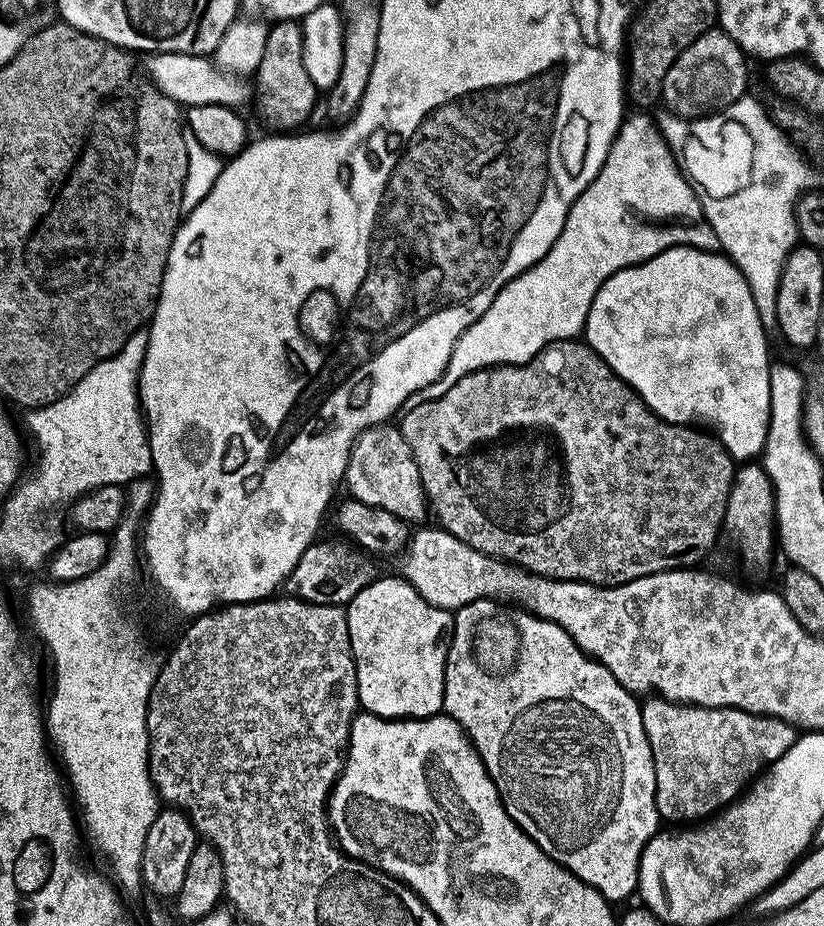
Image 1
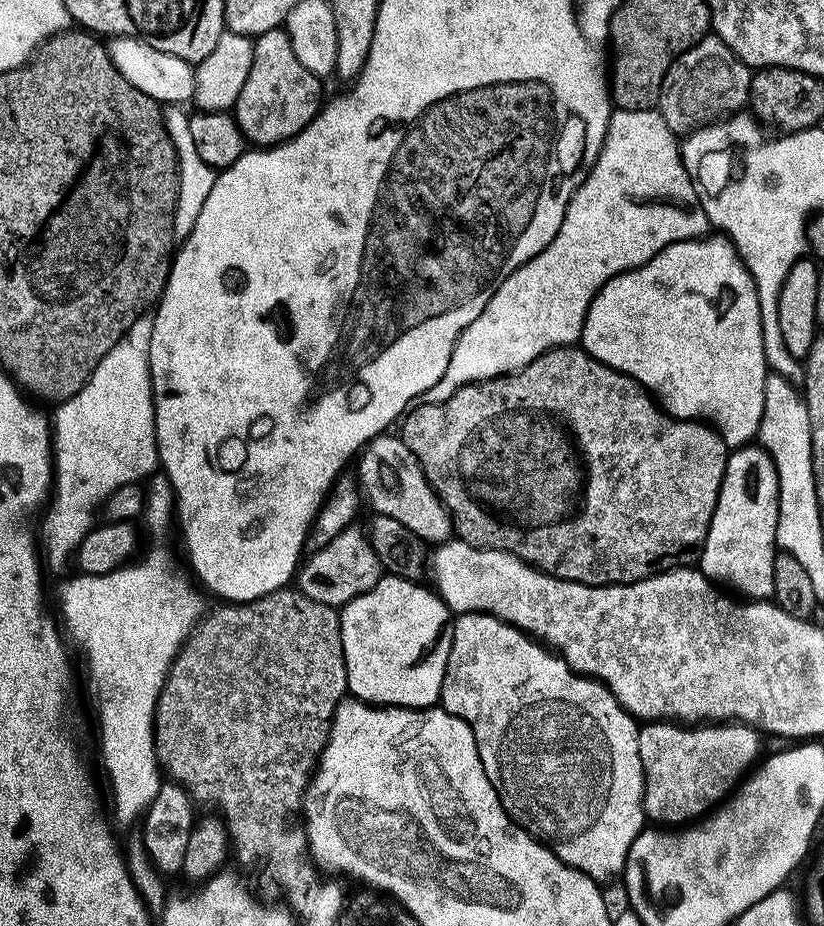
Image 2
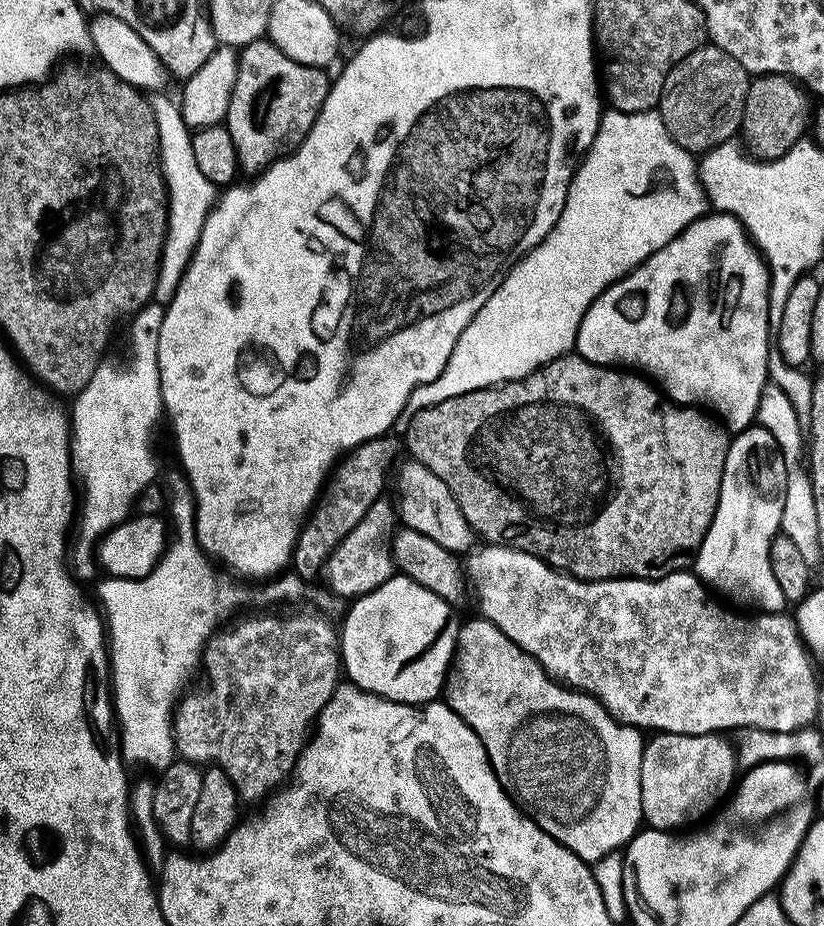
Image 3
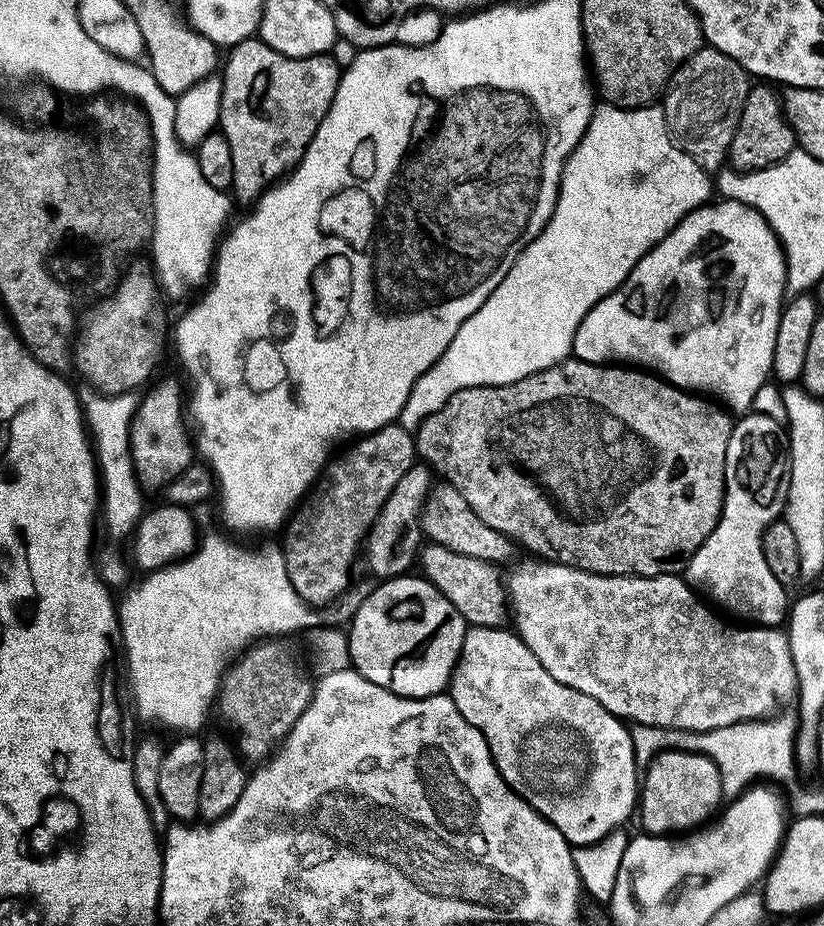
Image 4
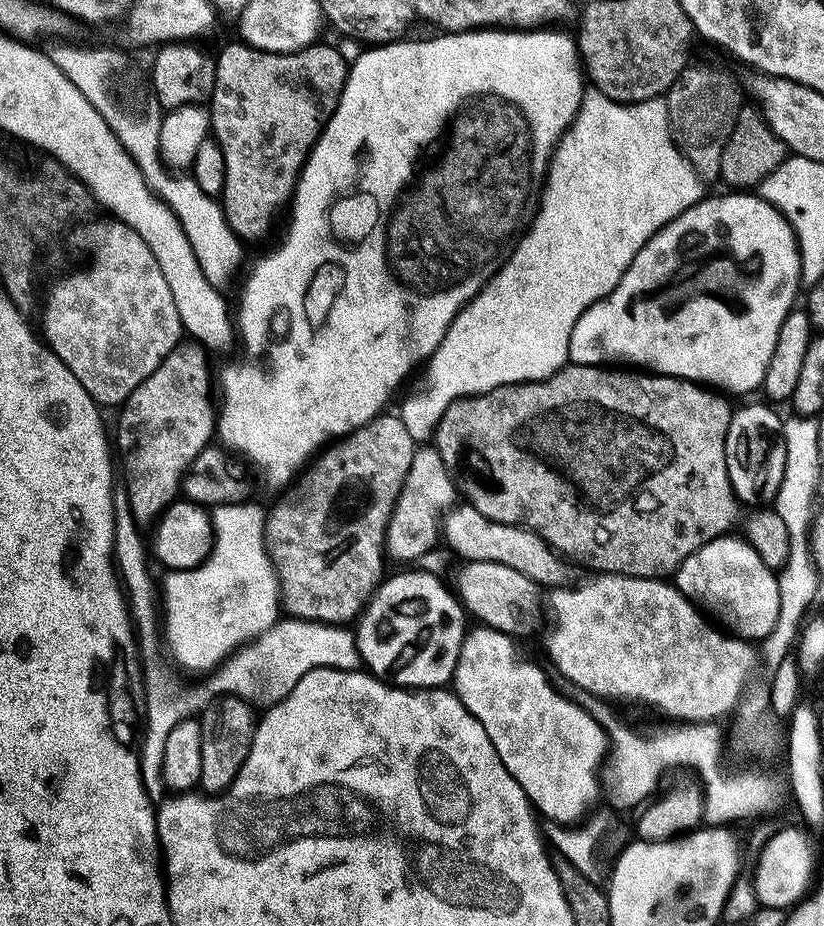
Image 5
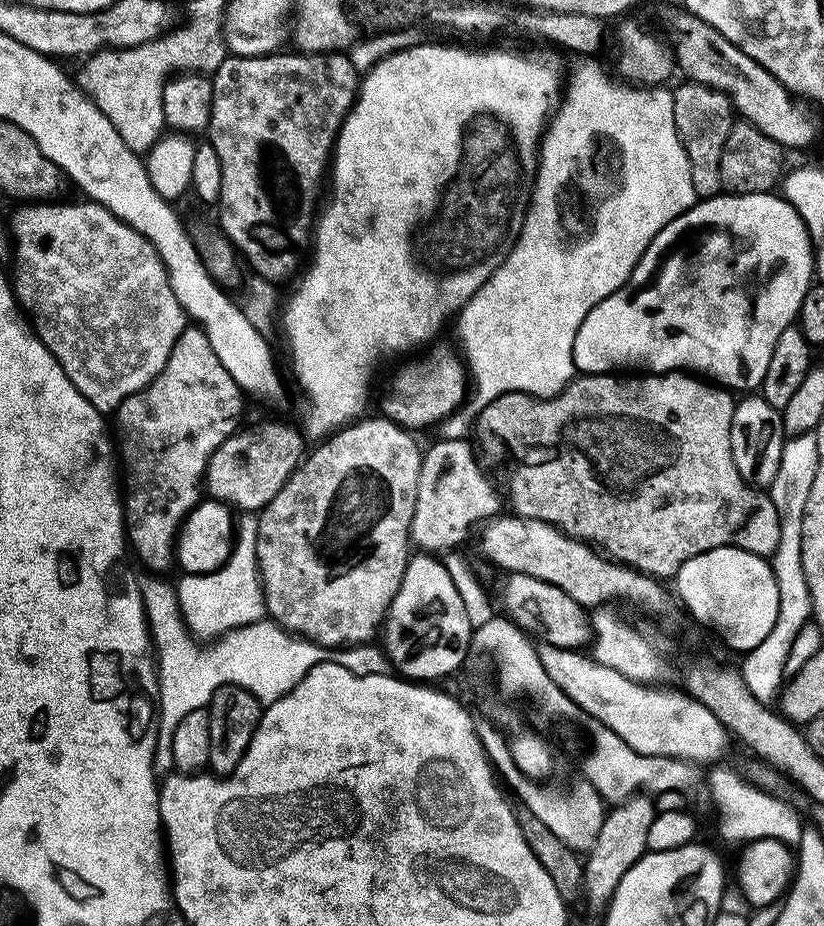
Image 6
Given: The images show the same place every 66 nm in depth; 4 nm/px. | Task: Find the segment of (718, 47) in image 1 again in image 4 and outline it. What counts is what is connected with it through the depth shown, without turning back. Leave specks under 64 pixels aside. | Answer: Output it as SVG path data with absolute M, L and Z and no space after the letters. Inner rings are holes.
M703 46L682 61L668 81L662 96L664 125L674 143L709 174L715 173L721 167L719 164L728 159L728 147L734 130L738 130L749 87L747 70L711 46Z

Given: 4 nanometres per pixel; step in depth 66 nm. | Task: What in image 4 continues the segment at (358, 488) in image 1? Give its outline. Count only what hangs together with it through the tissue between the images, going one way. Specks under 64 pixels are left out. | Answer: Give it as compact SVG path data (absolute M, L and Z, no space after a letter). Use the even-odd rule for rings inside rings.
M447 482L438 484L424 497L424 507L420 510L418 519L423 535L433 544L446 546L446 550L454 550L458 554L466 554L470 558L489 562L510 559L512 548L514 549L513 541L498 534L498 530L486 526L486 522L482 522L482 518L478 518L478 514L474 514L474 510L470 510L466 498L462 498L462 494L458 494L458 490L454 490L452 484Z

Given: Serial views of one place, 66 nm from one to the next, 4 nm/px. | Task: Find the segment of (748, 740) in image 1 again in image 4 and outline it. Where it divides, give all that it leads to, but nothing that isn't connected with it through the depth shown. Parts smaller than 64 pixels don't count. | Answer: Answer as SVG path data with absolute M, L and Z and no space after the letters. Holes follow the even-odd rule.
M670 748L657 753L643 769L642 783L638 788L638 820L640 816L640 824L644 827L641 829L649 836L684 834L689 830L699 829L721 807L724 799L722 778L718 766L710 757L698 752L684 752L682 749Z

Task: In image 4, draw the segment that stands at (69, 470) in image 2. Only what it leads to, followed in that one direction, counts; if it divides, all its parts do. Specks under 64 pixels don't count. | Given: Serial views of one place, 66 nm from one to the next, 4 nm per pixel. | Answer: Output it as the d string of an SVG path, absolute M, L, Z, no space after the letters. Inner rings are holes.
M132 392L117 396L92 394L82 404L86 427L94 445L98 480L102 485L102 524L108 527L108 536L112 540L127 541L146 511L145 493L136 477L131 456L131 422L138 405L137 397L134 397Z

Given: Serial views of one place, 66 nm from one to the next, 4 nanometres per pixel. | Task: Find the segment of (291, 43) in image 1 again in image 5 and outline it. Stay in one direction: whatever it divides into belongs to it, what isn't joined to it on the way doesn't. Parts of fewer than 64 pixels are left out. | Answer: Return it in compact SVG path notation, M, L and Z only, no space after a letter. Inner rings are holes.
M243 42L228 44L221 50L220 56L215 57L216 77L210 93L210 132L214 140L220 146L222 158L225 159L225 178L222 191L222 207L224 216L228 219L228 225L237 237L245 241L256 240L272 224L272 215L280 207L287 205L291 201L292 193L296 190L296 182L300 178L300 171L304 168L304 163L308 161L308 156L312 153L312 147L320 139L320 134L324 130L325 124L332 116L336 104L344 92L344 84L348 80L349 61L344 61L344 56L336 48L331 48L328 44L317 42L311 44L308 48L303 48L301 52L263 52L257 48L251 48L250 45Z

